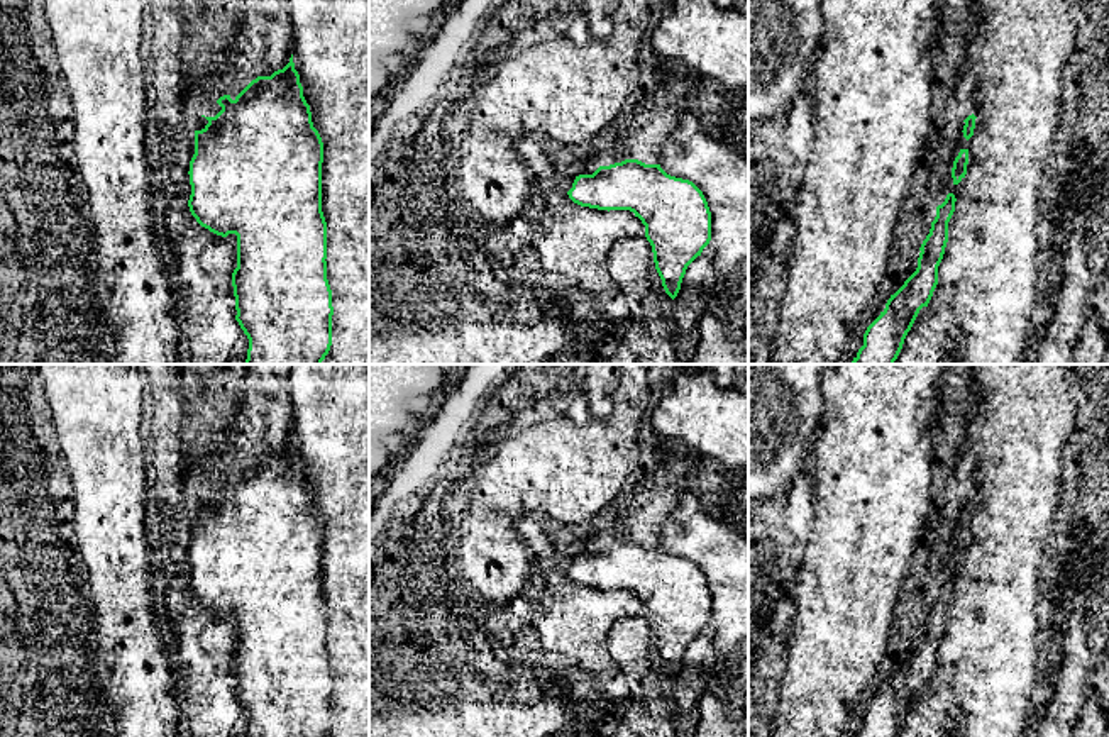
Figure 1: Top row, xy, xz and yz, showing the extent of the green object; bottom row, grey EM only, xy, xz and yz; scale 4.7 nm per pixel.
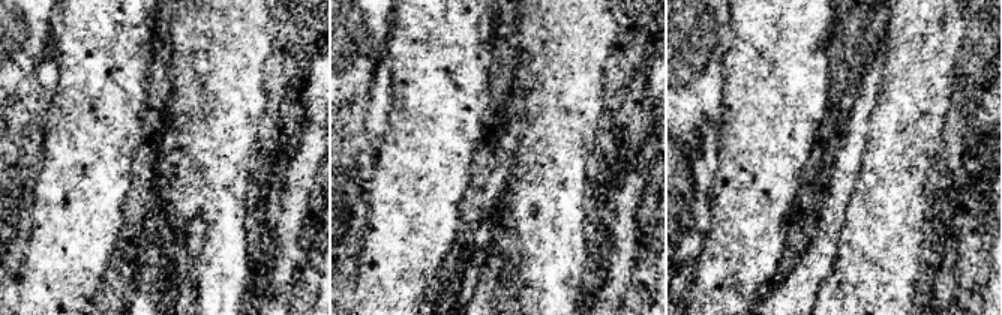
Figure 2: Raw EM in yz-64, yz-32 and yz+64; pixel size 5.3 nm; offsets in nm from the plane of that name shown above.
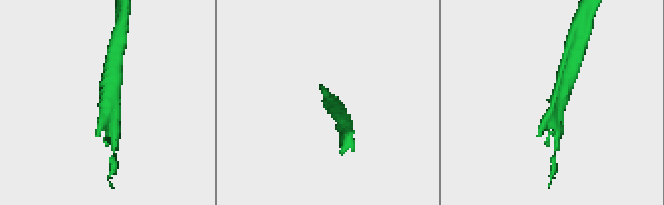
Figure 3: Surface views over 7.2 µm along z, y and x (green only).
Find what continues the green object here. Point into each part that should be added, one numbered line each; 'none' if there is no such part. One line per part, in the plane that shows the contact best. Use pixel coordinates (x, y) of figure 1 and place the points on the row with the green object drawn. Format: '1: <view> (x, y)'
none

